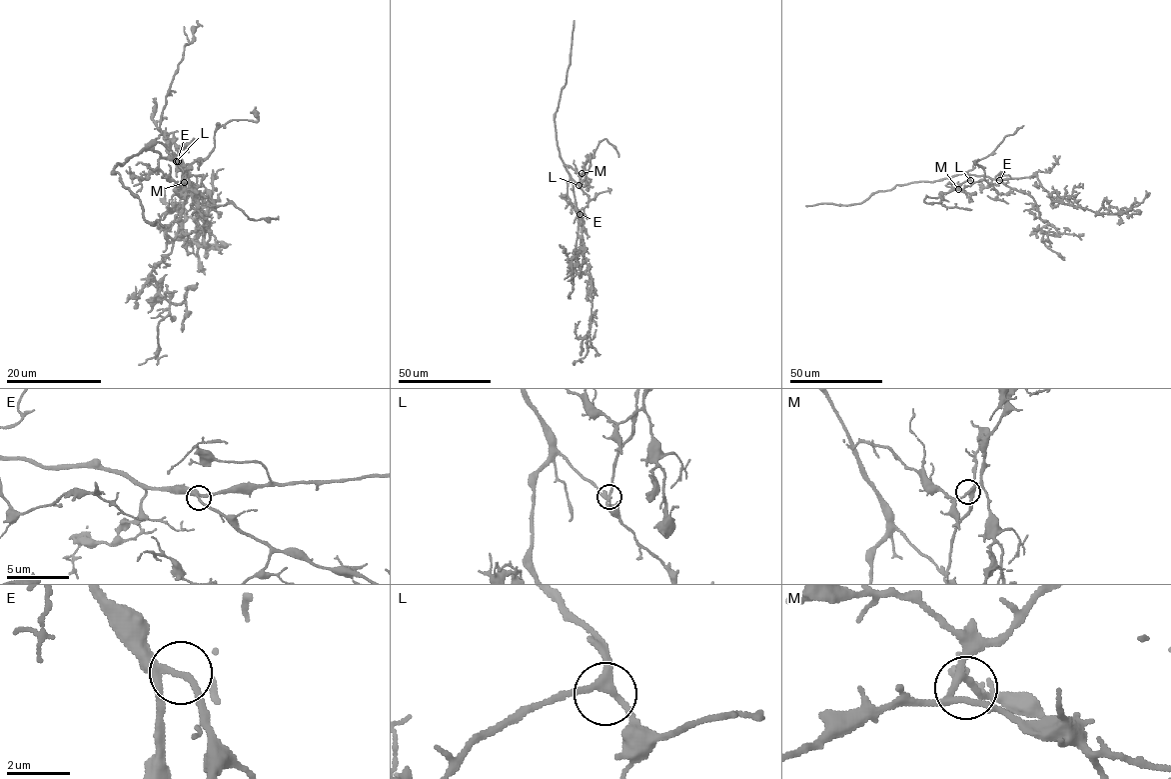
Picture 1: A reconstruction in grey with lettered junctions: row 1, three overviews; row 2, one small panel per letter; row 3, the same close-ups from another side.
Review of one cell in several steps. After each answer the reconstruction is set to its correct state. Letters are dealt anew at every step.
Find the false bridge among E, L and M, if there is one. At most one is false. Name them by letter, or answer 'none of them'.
none of them

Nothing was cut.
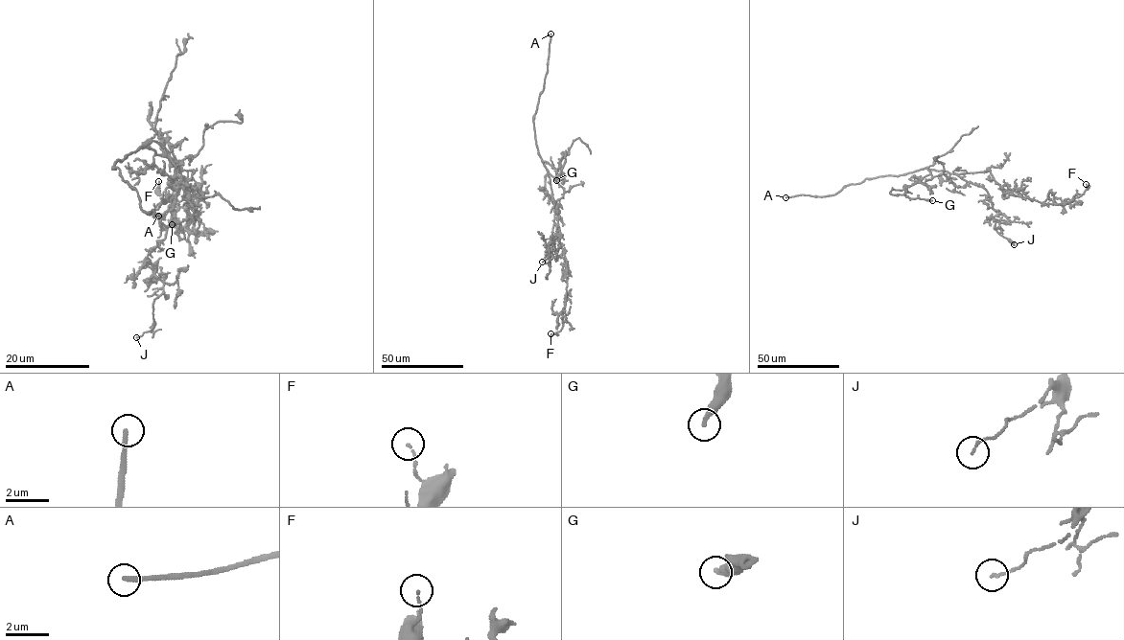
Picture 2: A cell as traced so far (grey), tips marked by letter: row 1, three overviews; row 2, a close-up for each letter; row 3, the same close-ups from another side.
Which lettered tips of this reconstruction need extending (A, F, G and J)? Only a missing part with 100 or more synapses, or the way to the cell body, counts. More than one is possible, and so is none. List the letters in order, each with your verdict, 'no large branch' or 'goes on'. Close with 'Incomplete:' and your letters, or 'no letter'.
A: goes on
F: no large branch
G: no large branch
J: no large branch
Incomplete: A

